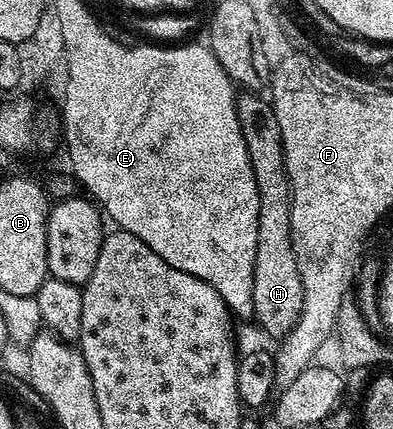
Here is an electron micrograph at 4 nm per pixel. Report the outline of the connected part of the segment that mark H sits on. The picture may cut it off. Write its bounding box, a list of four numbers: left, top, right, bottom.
[236,91,303,339]

